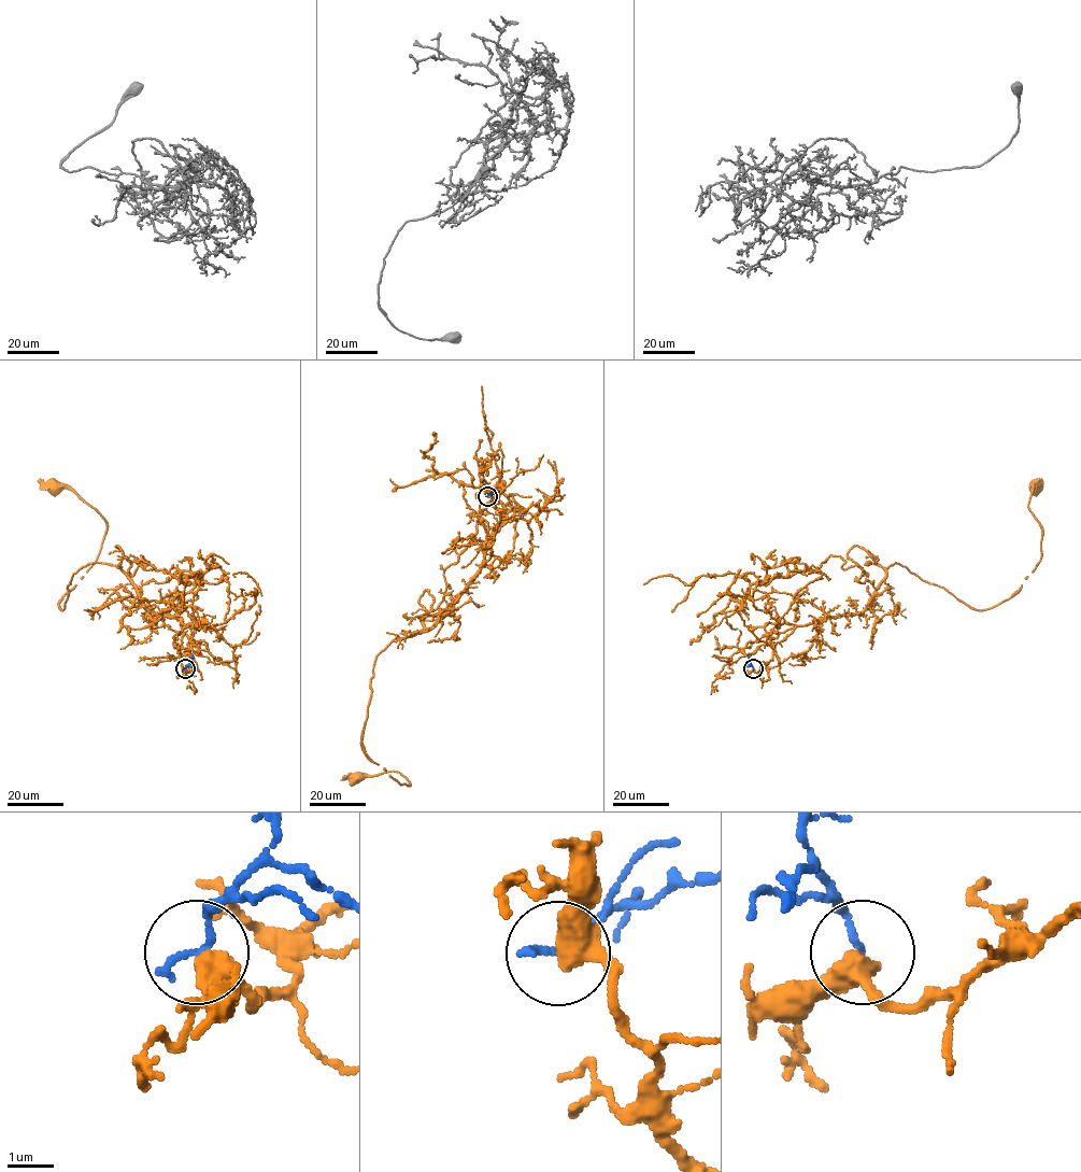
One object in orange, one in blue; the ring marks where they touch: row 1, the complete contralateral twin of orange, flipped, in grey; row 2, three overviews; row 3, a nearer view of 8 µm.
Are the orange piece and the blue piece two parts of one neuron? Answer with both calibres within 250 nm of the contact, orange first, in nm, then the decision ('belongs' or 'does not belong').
460 nm thick on the orange side, 180 nm on the other; does not belong

